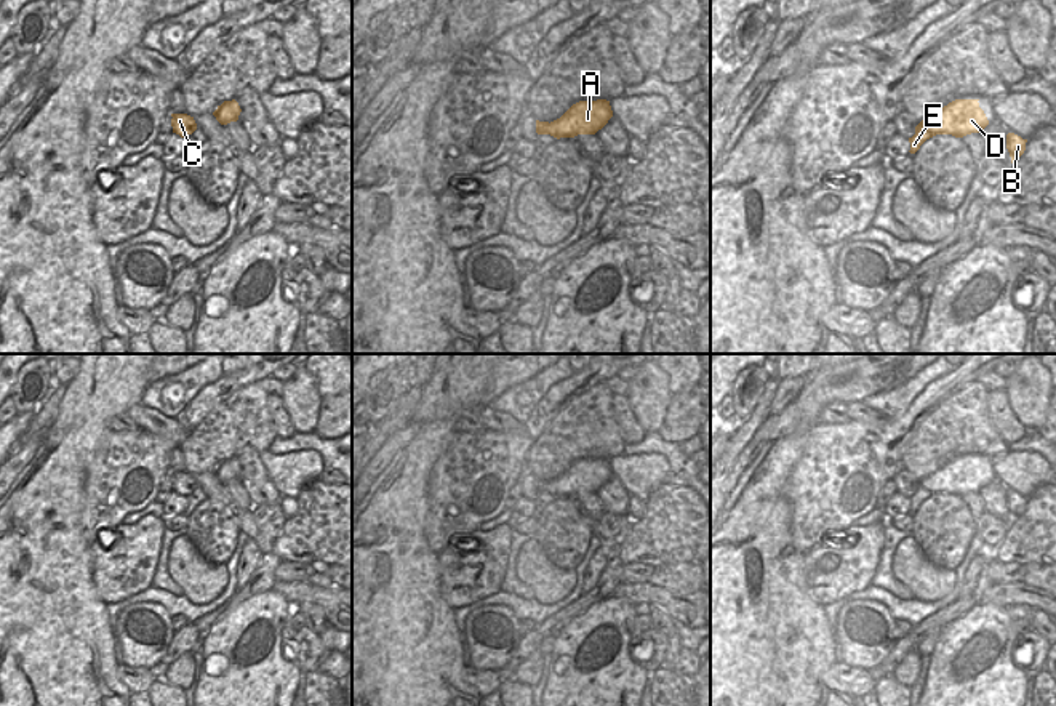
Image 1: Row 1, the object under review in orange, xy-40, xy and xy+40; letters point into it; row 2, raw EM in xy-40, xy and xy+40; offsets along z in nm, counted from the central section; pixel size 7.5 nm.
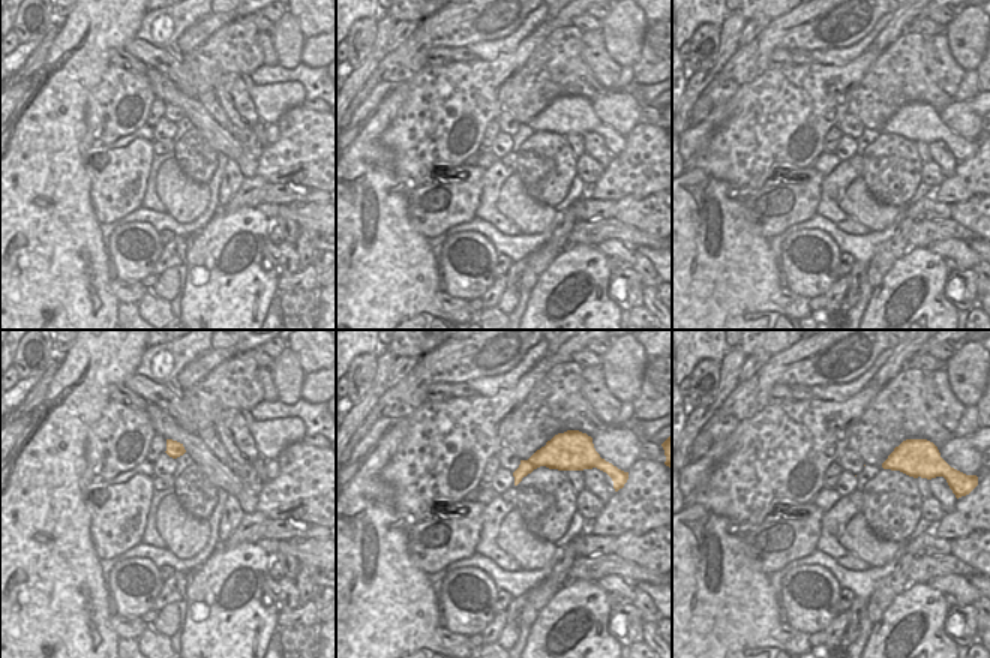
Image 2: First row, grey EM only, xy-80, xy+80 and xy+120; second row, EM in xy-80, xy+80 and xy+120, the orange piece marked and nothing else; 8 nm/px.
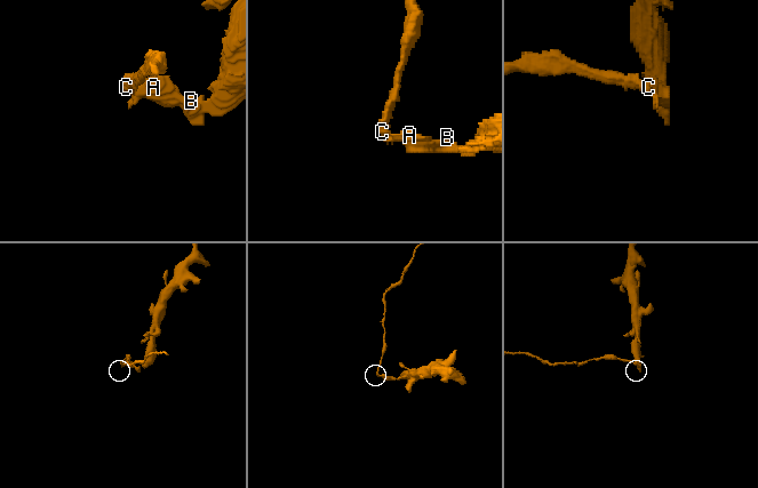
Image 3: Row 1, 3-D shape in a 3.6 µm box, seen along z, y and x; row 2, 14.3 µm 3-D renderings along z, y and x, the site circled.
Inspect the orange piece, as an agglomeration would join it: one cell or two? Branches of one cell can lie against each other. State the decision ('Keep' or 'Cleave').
Cleave

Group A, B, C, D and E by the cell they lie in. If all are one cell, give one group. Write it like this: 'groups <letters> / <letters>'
groups A B D E / C

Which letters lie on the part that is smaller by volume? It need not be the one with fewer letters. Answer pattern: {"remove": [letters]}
{"remove": ["C"]}

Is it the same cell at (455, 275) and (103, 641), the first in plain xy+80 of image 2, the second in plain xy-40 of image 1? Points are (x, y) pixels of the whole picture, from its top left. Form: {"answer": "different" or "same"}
{"answer": "different"}

